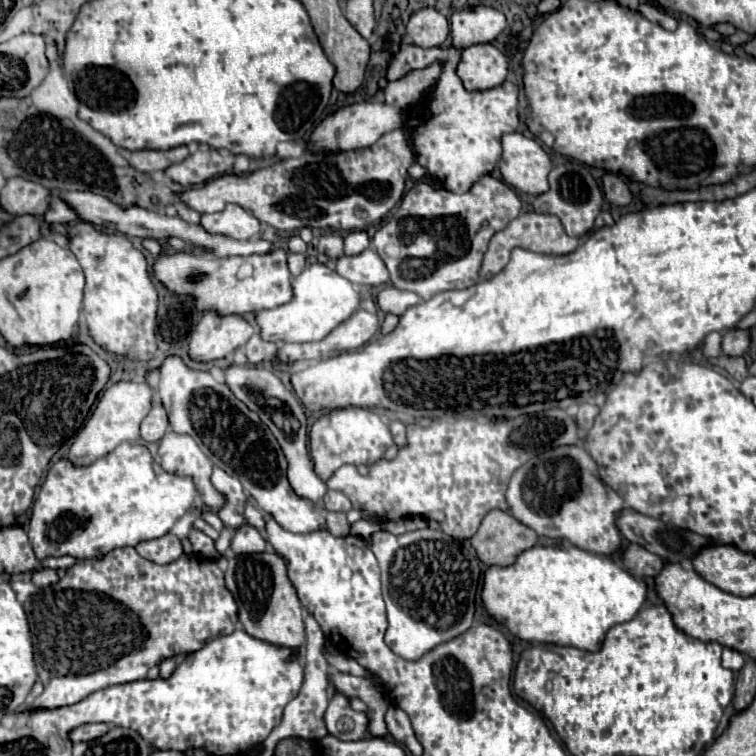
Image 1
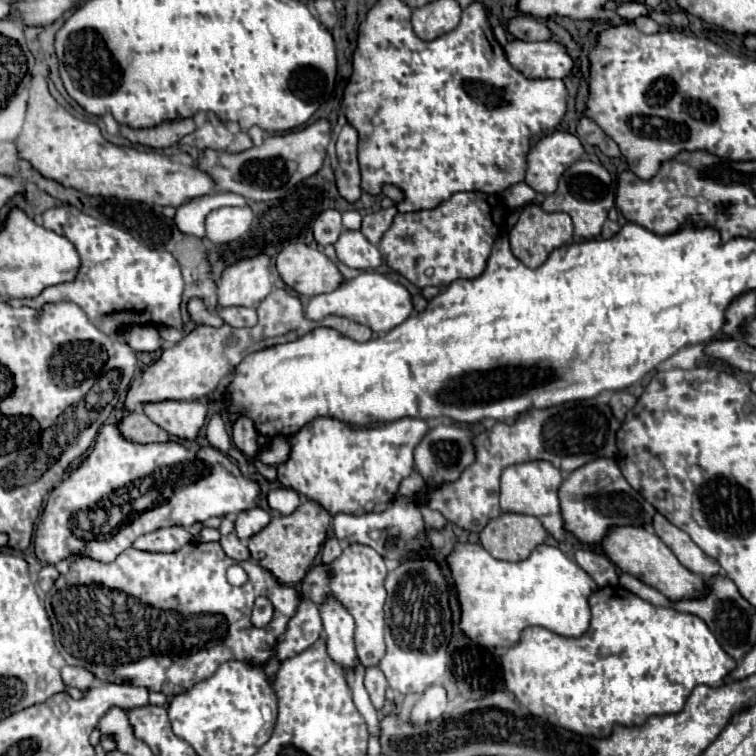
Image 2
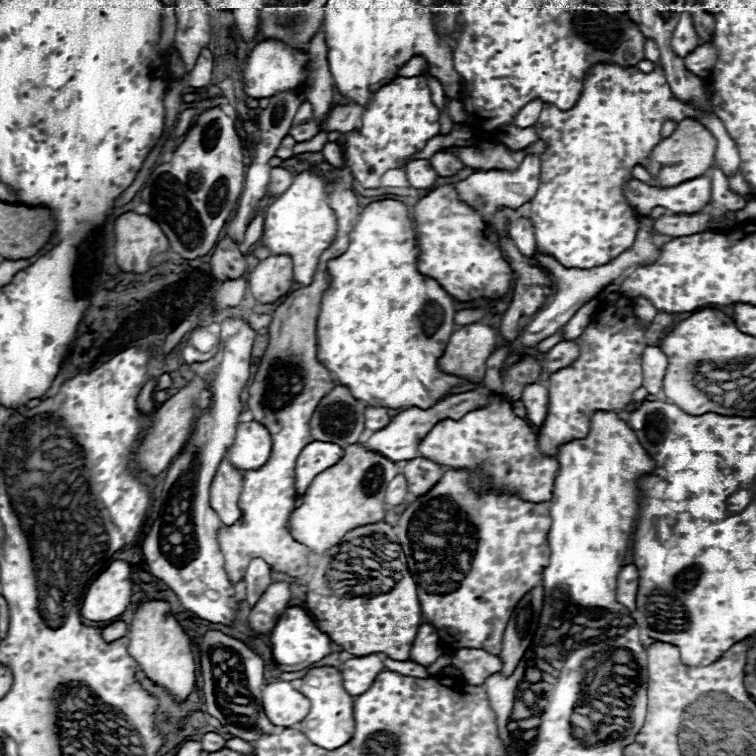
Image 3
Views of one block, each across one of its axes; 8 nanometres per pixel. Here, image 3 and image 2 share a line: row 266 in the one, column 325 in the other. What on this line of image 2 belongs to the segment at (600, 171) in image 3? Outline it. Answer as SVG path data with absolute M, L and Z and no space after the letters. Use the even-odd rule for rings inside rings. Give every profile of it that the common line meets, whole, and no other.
M350 544L334 564L314 566L302 580L302 588L300 588L302 596L316 604L322 604L324 596L332 594L350 610L356 622L356 652L358 652L358 660L364 666L377 665L386 652L384 642L384 602L386 602L384 578L386 574L388 570L386 570L384 558L376 550L364 544ZM330 570L334 574L332 578L328 576Z

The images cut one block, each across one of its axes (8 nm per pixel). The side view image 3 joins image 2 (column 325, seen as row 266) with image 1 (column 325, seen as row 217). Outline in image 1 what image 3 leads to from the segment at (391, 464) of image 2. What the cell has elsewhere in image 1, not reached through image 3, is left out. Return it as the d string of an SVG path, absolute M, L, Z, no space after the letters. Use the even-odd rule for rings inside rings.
M342 408L332 410L320 416L310 430L310 454L316 464L316 474L326 480L344 464L374 464L386 452L386 448L394 444L388 424L380 420L380 416L370 408Z

